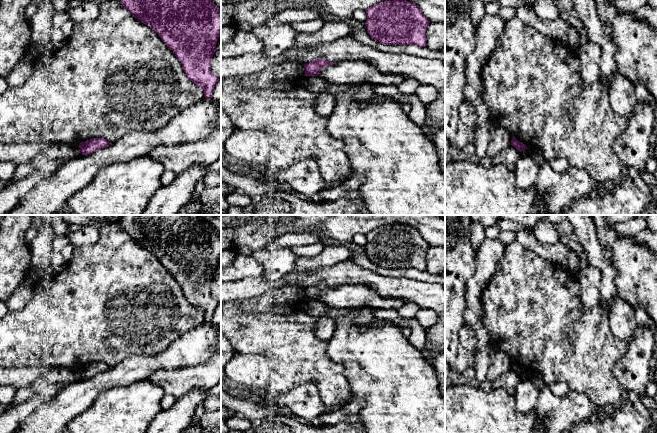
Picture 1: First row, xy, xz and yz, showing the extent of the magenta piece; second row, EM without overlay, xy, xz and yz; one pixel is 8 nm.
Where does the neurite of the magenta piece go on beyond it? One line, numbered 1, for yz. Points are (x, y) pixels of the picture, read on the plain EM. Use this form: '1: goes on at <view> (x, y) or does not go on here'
1: does not go on here

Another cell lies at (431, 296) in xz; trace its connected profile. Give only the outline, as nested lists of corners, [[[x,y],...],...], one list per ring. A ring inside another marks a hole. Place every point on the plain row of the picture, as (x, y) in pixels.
[[[351,258],[310,272],[301,272],[294,268],[285,275],[284,280],[287,286],[302,289],[320,282],[332,287],[367,285],[382,297],[414,303],[420,309],[430,309],[445,316],[445,287],[441,284],[383,276],[360,267]]]

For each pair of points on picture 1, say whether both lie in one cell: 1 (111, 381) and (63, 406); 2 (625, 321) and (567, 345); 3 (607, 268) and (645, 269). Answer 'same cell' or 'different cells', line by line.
1: same cell
2: different cells
3: different cells

